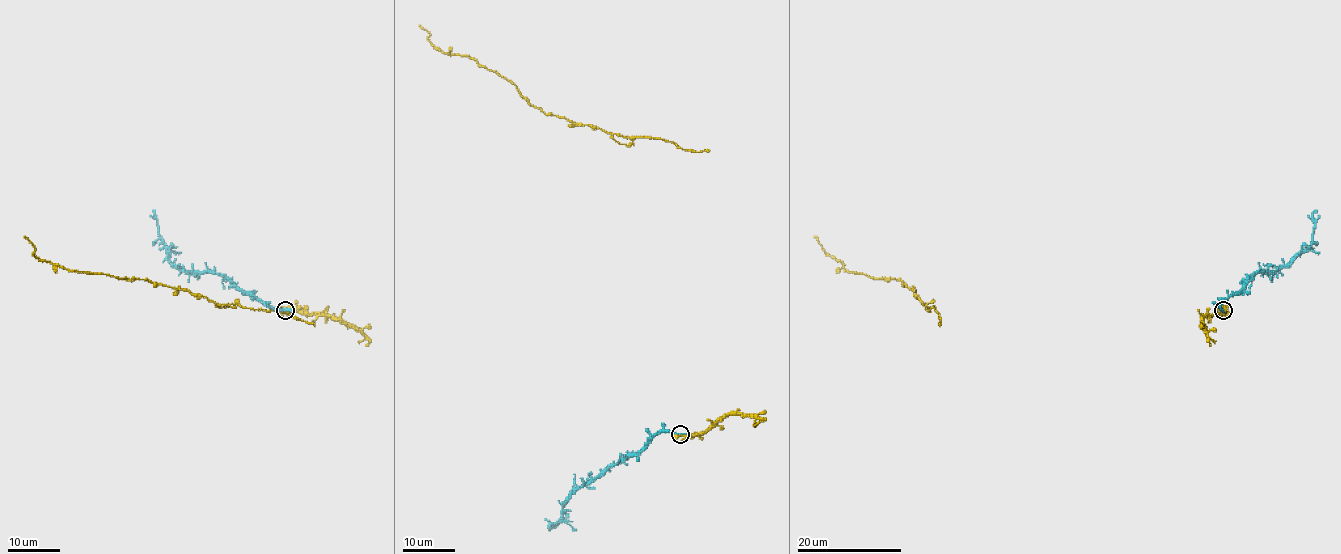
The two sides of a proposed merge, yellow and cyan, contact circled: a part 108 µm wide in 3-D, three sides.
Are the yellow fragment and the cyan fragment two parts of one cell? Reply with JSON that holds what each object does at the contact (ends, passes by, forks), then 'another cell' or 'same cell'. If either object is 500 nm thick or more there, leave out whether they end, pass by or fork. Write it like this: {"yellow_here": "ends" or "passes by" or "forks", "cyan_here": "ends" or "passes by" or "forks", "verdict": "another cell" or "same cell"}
{"yellow_here": "passes by", "cyan_here": "passes by", "verdict": "same cell"}

